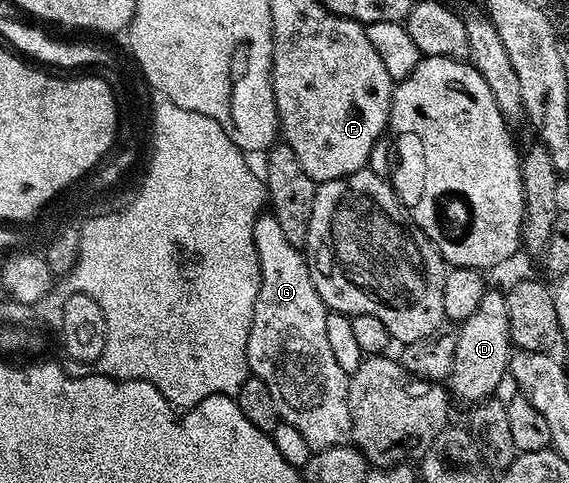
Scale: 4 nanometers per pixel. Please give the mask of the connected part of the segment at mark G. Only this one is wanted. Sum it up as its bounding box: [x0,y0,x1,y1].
[248,213,350,451]

